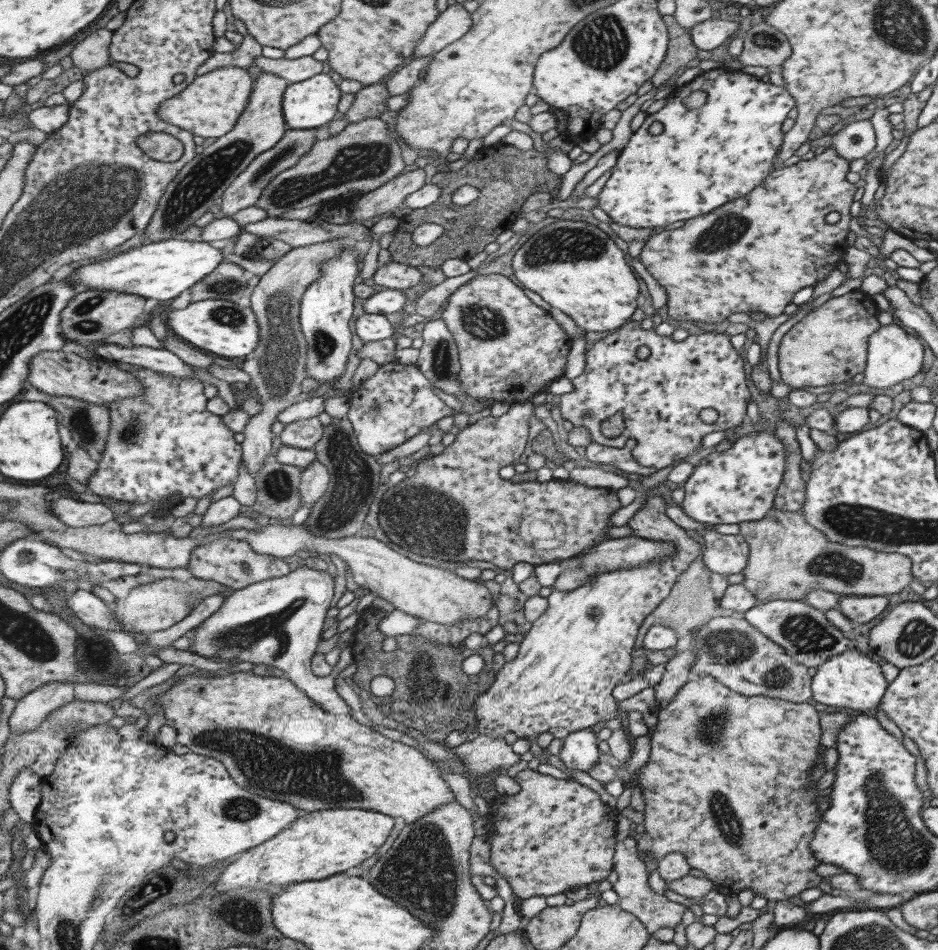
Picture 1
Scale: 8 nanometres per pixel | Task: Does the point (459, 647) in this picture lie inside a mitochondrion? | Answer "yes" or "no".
no

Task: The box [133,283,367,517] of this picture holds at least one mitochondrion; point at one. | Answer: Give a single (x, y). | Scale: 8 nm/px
(278, 486)

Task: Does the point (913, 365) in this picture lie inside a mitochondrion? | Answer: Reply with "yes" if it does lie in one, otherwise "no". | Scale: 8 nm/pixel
no

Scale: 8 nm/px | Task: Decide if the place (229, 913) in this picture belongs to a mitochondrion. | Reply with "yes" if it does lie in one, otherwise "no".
yes

